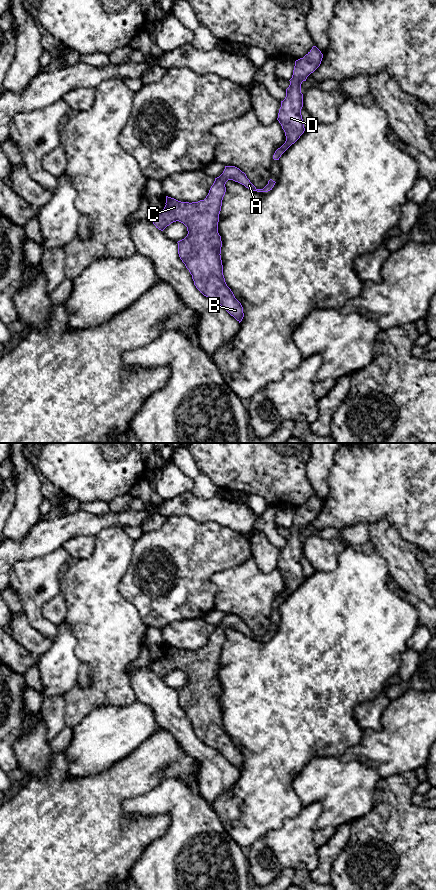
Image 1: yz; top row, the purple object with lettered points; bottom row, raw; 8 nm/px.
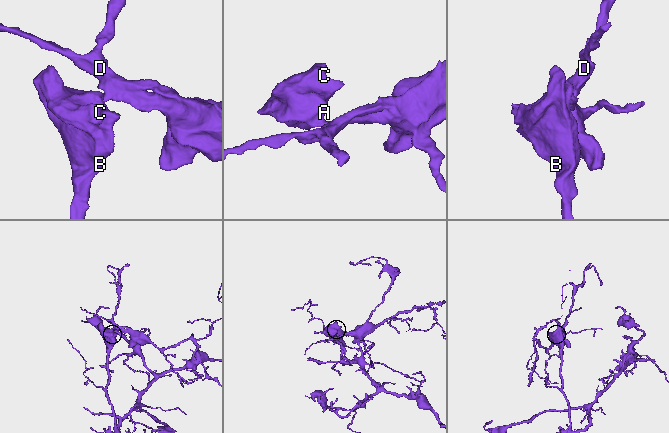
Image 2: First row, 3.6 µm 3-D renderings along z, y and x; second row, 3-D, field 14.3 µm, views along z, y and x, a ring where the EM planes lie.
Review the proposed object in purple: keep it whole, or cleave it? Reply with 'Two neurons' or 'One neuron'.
One neuron

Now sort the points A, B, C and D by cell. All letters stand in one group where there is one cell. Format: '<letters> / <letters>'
A B C D

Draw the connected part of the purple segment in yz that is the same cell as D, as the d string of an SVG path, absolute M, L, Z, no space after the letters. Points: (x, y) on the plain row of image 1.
M316 495L303 505L295 509L290 533L286 537L286 545L281 549L277 568L285 580L286 589L278 596L274 603L274 608L279 608L281 603L294 592L304 581L304 571L301 563L303 555L303 542L301 541L301 532L307 525L313 521L321 512L323 502Z

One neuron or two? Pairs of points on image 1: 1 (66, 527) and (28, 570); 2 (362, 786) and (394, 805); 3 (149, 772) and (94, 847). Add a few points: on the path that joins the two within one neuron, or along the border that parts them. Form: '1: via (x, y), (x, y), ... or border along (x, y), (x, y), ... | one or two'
1: border along (61, 546), (28, 561), (17, 561) | two
2: border along (381, 778), (374, 793), (374, 805), (365, 815) | two
3: via (128, 785), (94, 819), (94, 826) | one

